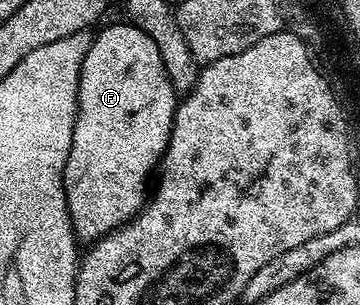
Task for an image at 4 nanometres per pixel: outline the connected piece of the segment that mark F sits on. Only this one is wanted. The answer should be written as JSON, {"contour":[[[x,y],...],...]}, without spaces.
{"contour":[[[120,21],[92,38],[79,73],[77,101],[79,108],[75,113],[73,139],[63,170],[63,188],[76,240],[94,241],[116,231],[142,211],[153,172],[167,151],[177,96],[165,73],[165,65],[161,65],[157,45],[153,45],[152,39],[132,23]]]}

